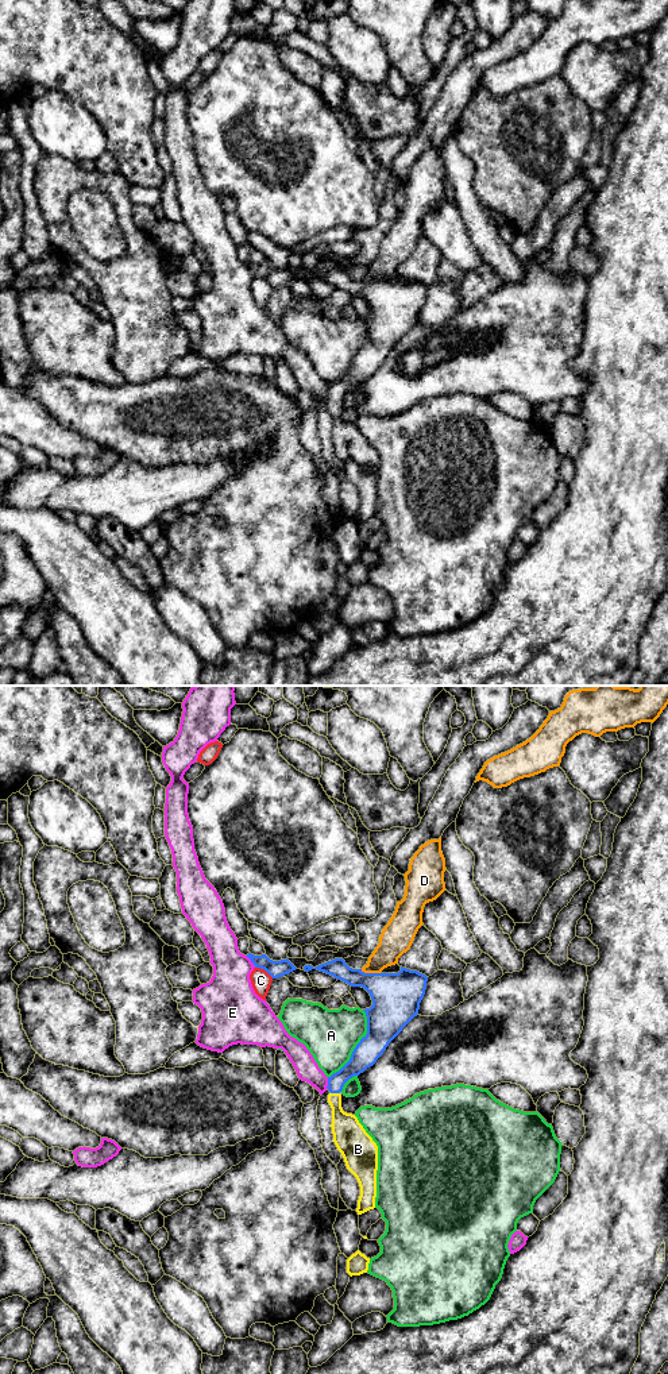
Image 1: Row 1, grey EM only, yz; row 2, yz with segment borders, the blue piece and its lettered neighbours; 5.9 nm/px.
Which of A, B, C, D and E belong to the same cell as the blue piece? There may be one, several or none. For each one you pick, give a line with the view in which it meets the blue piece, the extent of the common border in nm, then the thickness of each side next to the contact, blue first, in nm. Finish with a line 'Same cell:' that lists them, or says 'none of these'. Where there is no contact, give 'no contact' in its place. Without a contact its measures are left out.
B: contact in yz; length 60 nm; calibres 120 and 180 nm
Same cell: B

